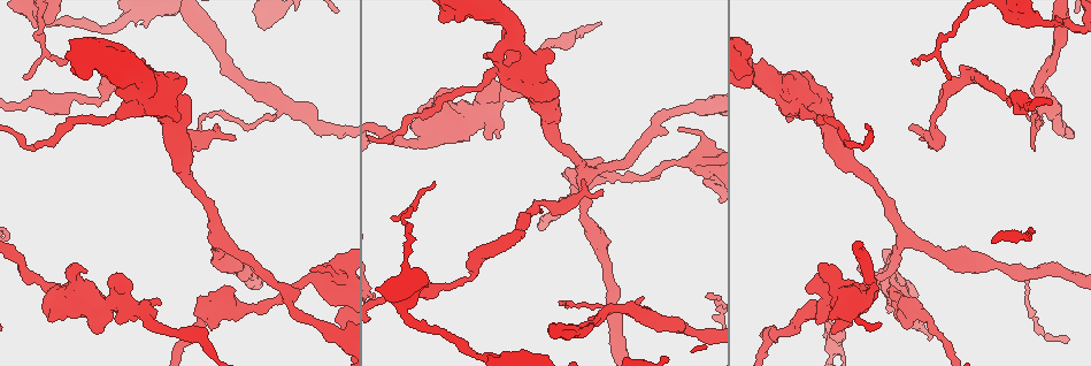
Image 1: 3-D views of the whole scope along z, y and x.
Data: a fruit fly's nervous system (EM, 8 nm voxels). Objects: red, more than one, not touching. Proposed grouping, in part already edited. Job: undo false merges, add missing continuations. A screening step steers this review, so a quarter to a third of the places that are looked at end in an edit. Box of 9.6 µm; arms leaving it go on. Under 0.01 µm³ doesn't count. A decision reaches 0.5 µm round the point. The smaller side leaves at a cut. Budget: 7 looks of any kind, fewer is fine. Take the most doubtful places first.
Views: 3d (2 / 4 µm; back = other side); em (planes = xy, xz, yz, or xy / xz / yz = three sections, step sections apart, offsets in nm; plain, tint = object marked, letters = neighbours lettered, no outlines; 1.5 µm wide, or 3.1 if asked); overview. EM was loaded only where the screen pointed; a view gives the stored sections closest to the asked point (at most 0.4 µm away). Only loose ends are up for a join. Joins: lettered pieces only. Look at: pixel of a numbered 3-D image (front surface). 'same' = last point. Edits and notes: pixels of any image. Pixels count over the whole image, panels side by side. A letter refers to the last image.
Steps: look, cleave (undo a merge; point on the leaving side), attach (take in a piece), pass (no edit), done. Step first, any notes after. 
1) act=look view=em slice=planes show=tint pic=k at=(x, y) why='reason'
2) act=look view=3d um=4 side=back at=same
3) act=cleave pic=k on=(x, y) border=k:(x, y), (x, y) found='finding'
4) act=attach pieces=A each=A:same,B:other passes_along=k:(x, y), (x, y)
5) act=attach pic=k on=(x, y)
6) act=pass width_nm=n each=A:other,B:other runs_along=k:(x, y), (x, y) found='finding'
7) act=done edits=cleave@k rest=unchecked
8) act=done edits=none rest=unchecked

act=look view=em slice=xz step=4 show=tint pic=1 at=(581, 304) why='sharp bend'

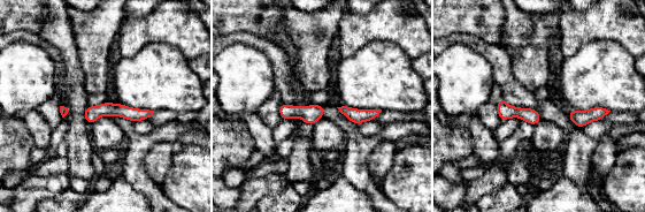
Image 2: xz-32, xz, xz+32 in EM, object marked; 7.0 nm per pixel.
act=look view=em slice=xz step=4 show=letters at=same

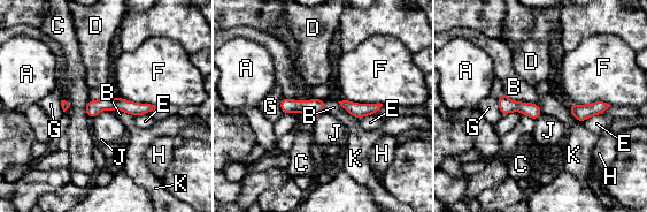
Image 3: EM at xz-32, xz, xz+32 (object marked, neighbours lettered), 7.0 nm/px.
act=pass each=A:other,B:other,C:other,D:other,E:other,F:other,G:other,H:other,J:other,K:other runs_along=3:(149, 107), (101, 104), (89, 112) found='continuous, no second cell'

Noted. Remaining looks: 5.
act=look view=em um=3.1 slice=planes show=letters pic=1 at=(678, 129) why='tapers out'

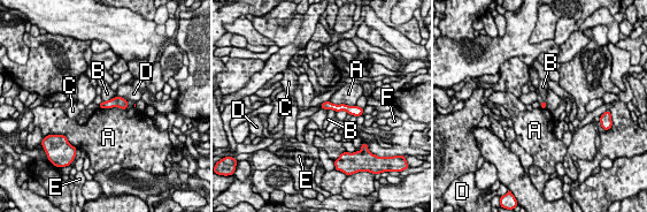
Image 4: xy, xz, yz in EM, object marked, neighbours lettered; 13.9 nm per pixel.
act=pass each=A:other,B:other,C:other,D:other,E:other,F:other runs_along=4:(324, 105), (346, 107), (354, 112) found='none of them fits'

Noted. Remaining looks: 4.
act=look view=em slice=xy step=8 show=tint pic=1 at=(679, 326) why='thick turns thin'

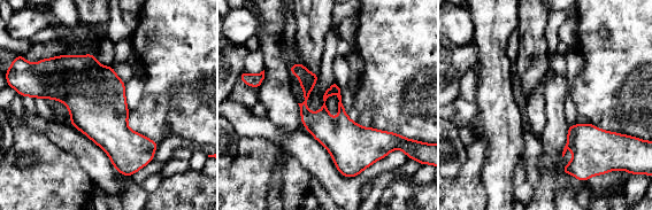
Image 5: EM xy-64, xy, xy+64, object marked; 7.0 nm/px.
act=look view=em slice=xy step=8 show=letters at=same

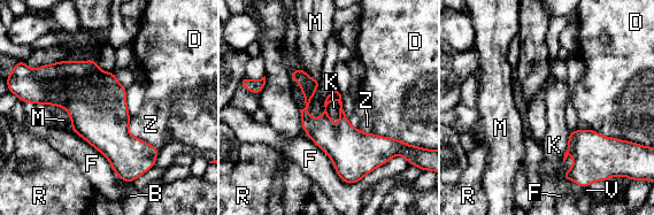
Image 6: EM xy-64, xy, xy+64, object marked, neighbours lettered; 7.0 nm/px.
act=pass width_nm=100 each=B:other,D:other,F:other,K:other,M:other,R:other,V:other,Z:other border=6:(331, 99), (328, 115), (336, 127) found='one cell here'

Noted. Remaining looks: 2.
act=done edits=none rest=unchecked

